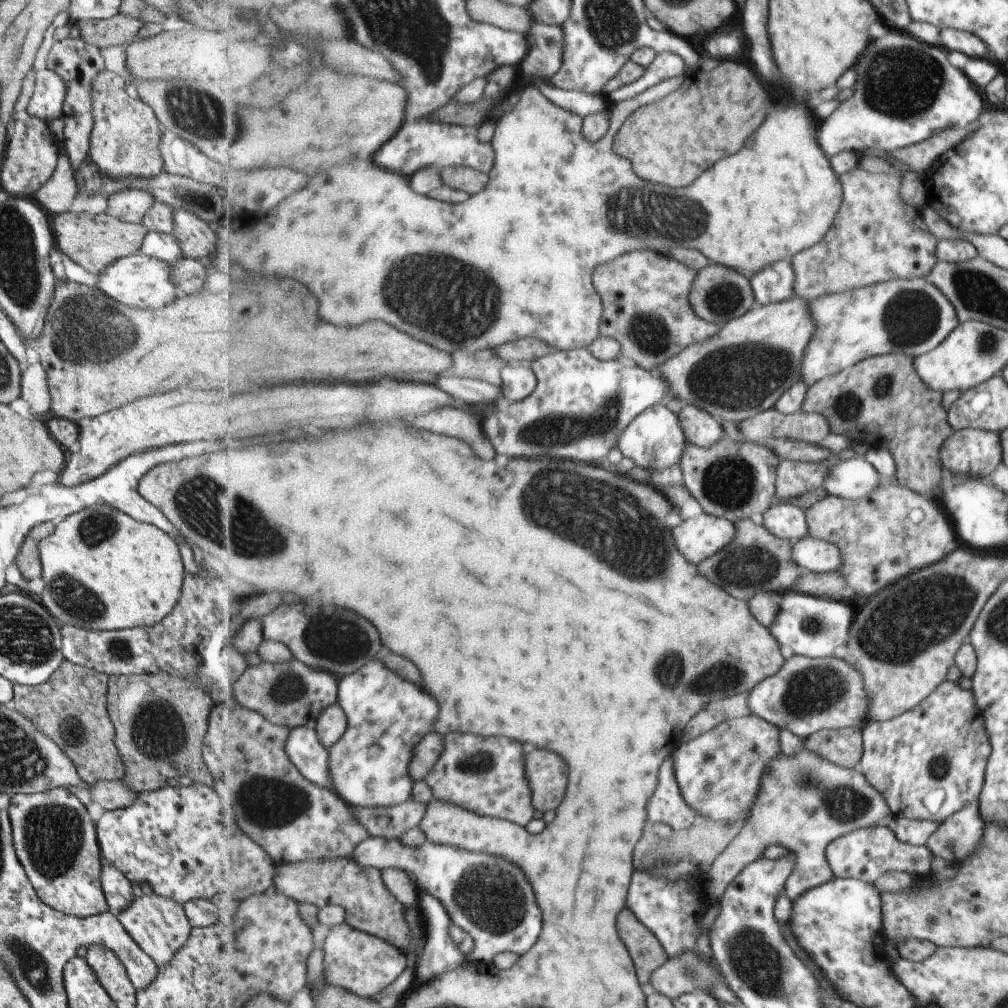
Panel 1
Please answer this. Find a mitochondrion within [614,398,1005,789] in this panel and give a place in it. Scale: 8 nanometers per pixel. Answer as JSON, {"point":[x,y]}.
{"point":[903,626]}

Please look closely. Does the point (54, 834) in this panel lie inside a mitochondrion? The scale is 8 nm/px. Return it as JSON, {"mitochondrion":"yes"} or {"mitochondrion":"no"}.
{"mitochondrion":"yes"}

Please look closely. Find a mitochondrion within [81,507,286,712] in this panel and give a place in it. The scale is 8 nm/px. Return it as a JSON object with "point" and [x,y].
{"point":[121,648]}

